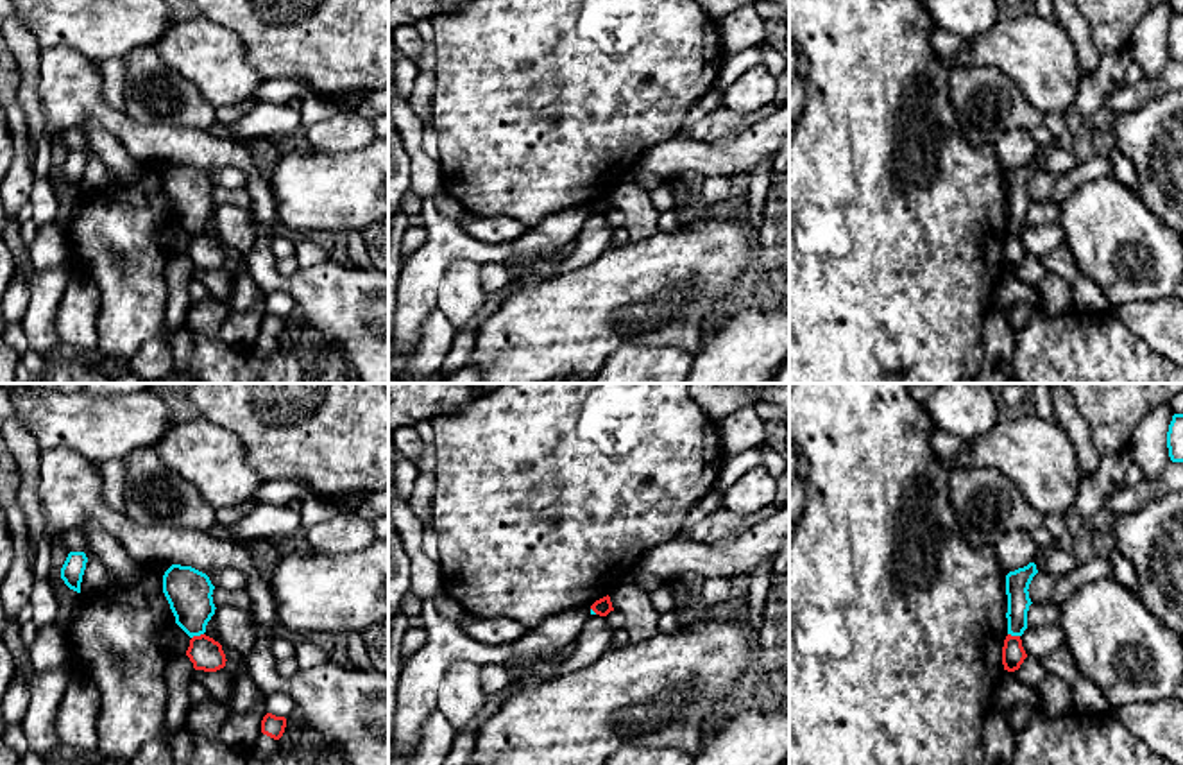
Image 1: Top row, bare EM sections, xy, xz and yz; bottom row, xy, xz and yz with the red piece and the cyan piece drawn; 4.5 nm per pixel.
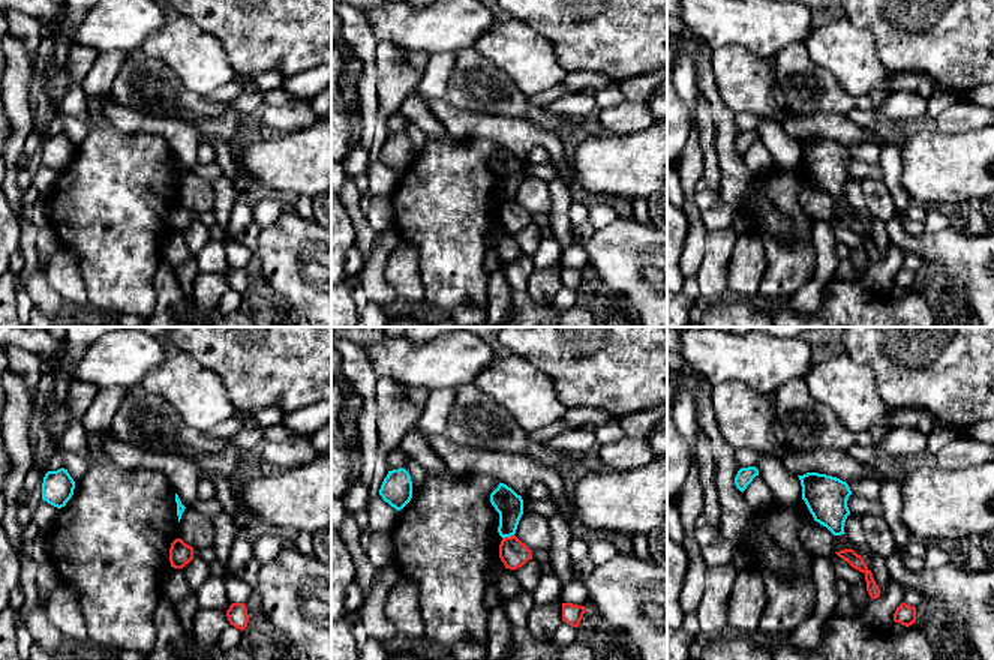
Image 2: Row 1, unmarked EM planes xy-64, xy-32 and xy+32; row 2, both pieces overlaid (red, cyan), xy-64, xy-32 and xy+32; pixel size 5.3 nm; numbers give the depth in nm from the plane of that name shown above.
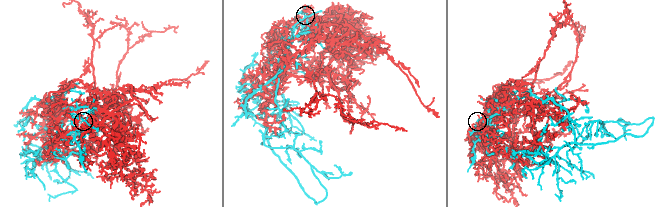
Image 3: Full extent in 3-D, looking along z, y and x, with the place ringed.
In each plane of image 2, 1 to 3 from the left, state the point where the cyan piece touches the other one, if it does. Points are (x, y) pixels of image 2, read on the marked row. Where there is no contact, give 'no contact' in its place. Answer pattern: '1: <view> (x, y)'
1: no contact
2: xy-32 (507, 537)
3: no contact

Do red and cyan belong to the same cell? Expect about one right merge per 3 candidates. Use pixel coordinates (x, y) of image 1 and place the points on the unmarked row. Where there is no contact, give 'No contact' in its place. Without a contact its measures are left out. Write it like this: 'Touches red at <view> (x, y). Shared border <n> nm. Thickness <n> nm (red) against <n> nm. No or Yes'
Touches red at xy (197, 235). Shared border 60 nm. Thickness 150 nm (red) against 200 nm. No

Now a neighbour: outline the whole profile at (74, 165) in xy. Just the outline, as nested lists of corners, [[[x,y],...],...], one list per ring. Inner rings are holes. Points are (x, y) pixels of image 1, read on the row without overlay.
[[[70,150],[61,167],[61,177],[70,188],[77,192],[81,192],[81,181],[86,168],[86,161],[88,156],[84,150]]]

